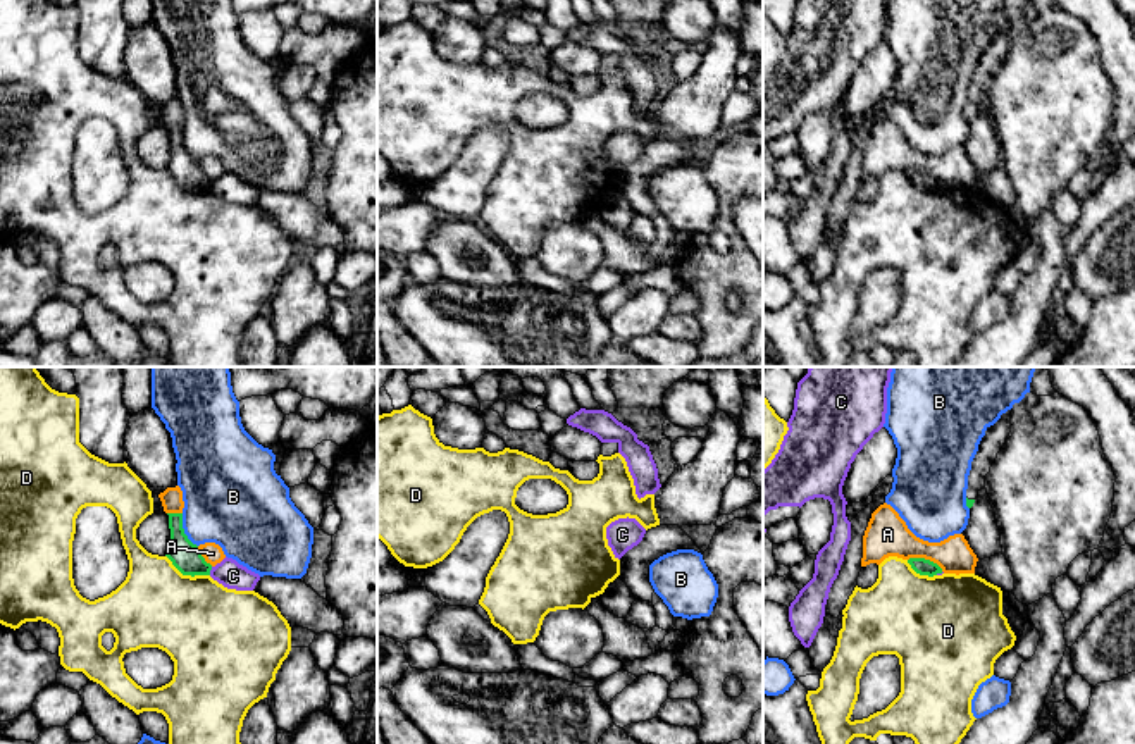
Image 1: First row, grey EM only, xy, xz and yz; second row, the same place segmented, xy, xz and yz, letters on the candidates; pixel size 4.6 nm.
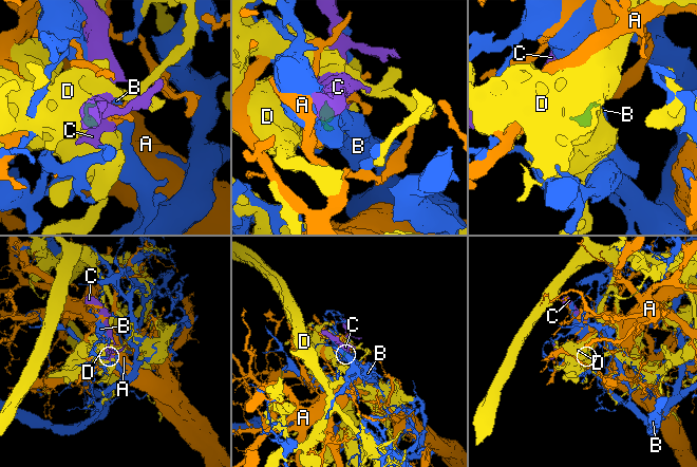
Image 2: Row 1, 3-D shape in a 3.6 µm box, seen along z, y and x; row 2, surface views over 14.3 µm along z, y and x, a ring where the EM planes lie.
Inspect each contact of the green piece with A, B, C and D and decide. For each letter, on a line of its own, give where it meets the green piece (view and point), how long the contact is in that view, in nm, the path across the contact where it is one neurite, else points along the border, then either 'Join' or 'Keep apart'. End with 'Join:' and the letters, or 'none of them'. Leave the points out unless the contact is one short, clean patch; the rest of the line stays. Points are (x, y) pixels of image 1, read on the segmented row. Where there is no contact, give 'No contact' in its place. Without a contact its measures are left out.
A: Touches green at yz (924, 558). Shared border 180 nm. Keep apart
B: Touches green at xy (183, 531). Shared border 180 nm. Boundary: xy (181, 514), (183, 533), (197, 546). Keep apart
C: Touches green at xy (210, 569). Shared border 40 nm. Boundary: xy (212, 567), (209, 574). Keep apart
D: Touches green at xy (186, 574). Shared border 220 nm. Boundary: xy (166, 555), (183, 574), (209, 576). Keep apart
Join: none of them

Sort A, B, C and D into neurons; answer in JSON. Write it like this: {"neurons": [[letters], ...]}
{"neurons": [["A"], ["B"], ["C"], ["D"]]}

